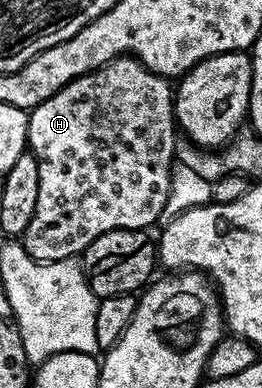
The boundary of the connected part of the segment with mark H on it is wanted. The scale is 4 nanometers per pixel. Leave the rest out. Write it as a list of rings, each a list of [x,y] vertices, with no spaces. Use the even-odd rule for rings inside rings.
[[[121,57],[113,59],[112,62],[107,63],[104,67],[99,67],[97,71],[89,71],[86,75],[79,75],[74,81],[70,81],[62,89],[58,89],[58,93],[54,93],[54,97],[50,97],[46,101],[42,101],[38,106],[32,108],[28,116],[28,141],[27,146],[30,148],[31,154],[35,155],[40,160],[40,168],[38,169],[38,205],[34,205],[34,217],[30,217],[30,225],[24,230],[22,242],[26,253],[32,258],[37,259],[39,263],[53,263],[59,259],[71,259],[79,256],[86,250],[92,242],[98,237],[102,237],[102,233],[110,233],[114,229],[134,229],[135,231],[142,231],[151,228],[151,223],[156,218],[161,218],[164,215],[164,207],[168,203],[168,194],[172,192],[172,169],[174,166],[174,158],[172,154],[176,151],[176,135],[178,136],[178,124],[174,114],[174,87],[165,76],[156,75],[154,72],[148,70],[139,59],[131,57]]]

